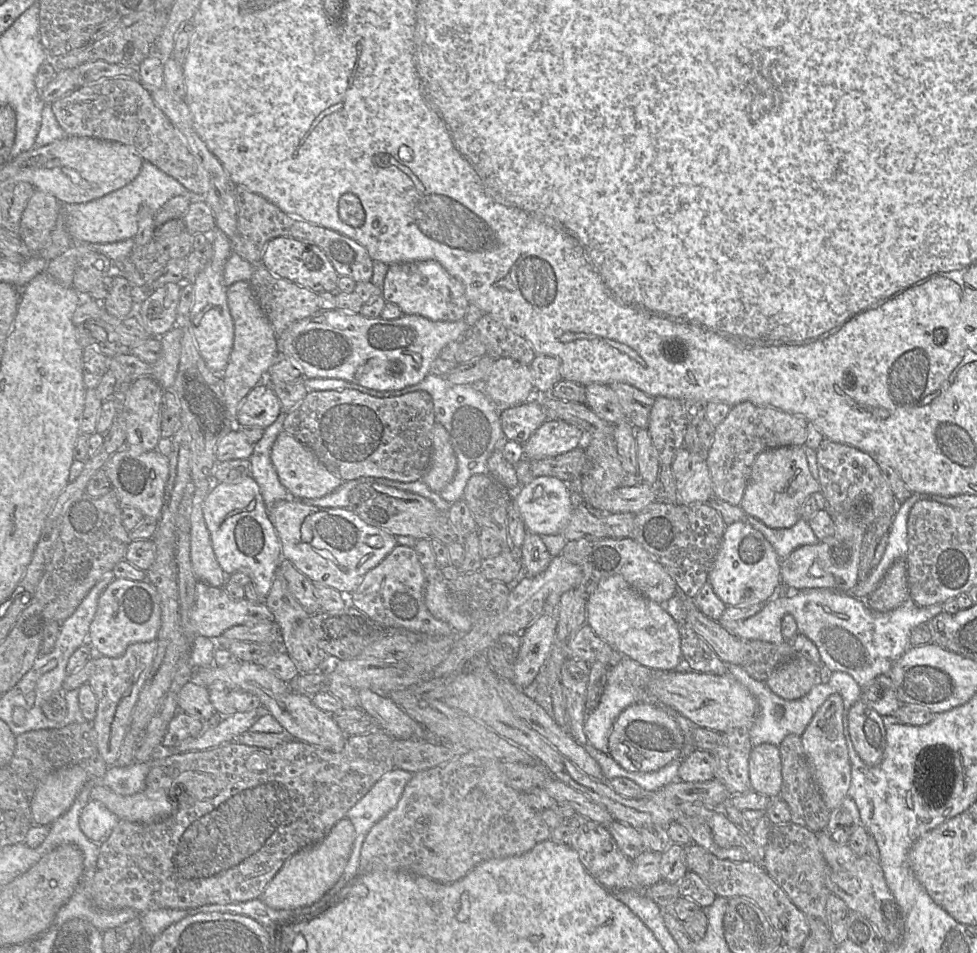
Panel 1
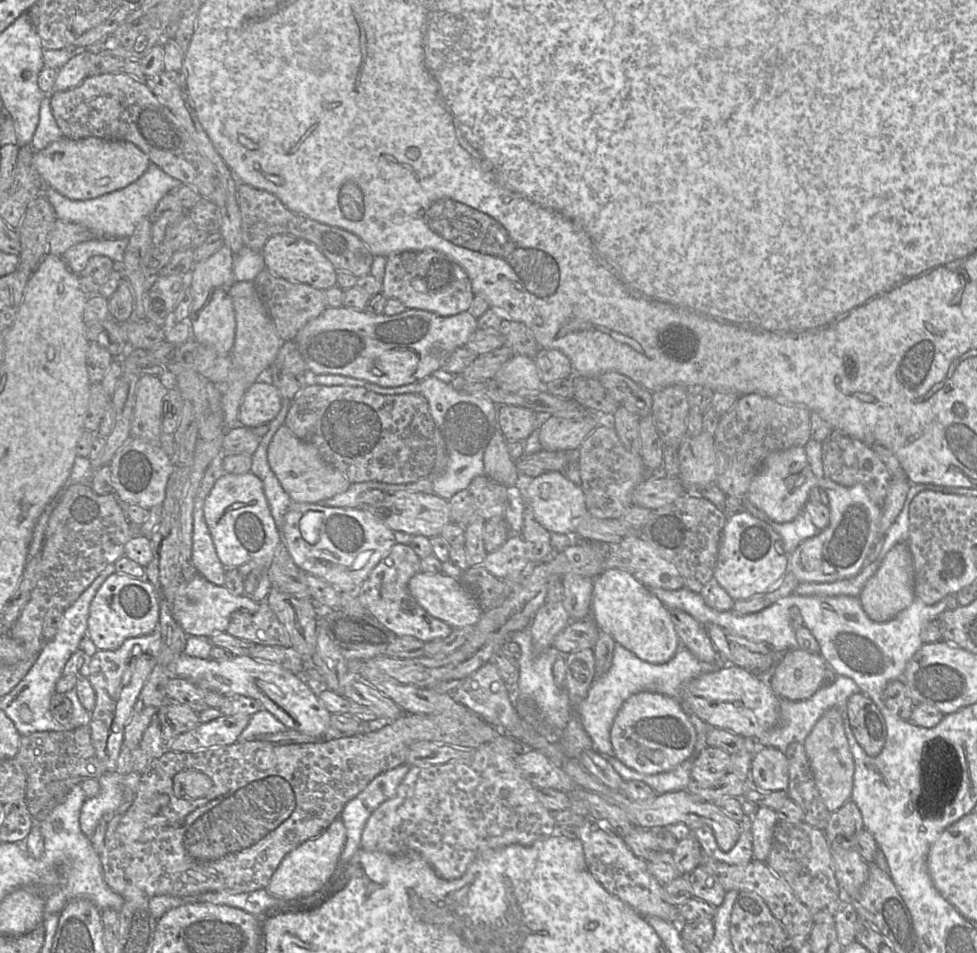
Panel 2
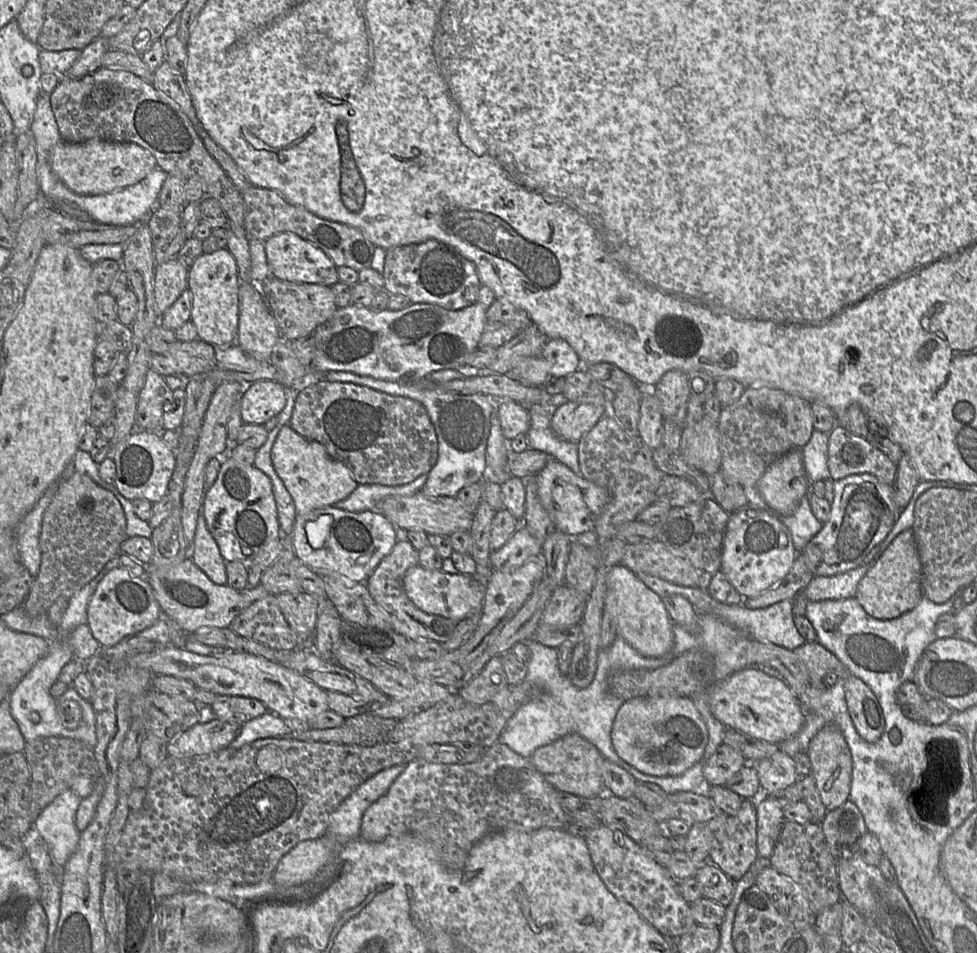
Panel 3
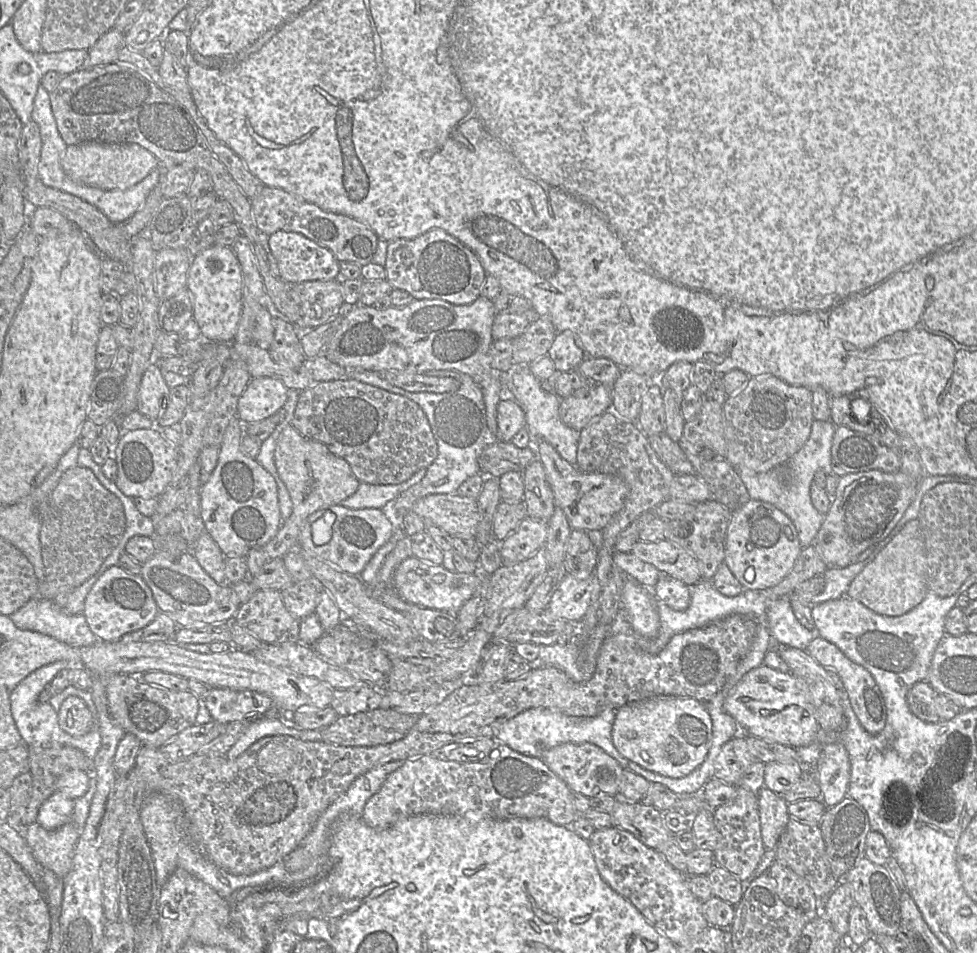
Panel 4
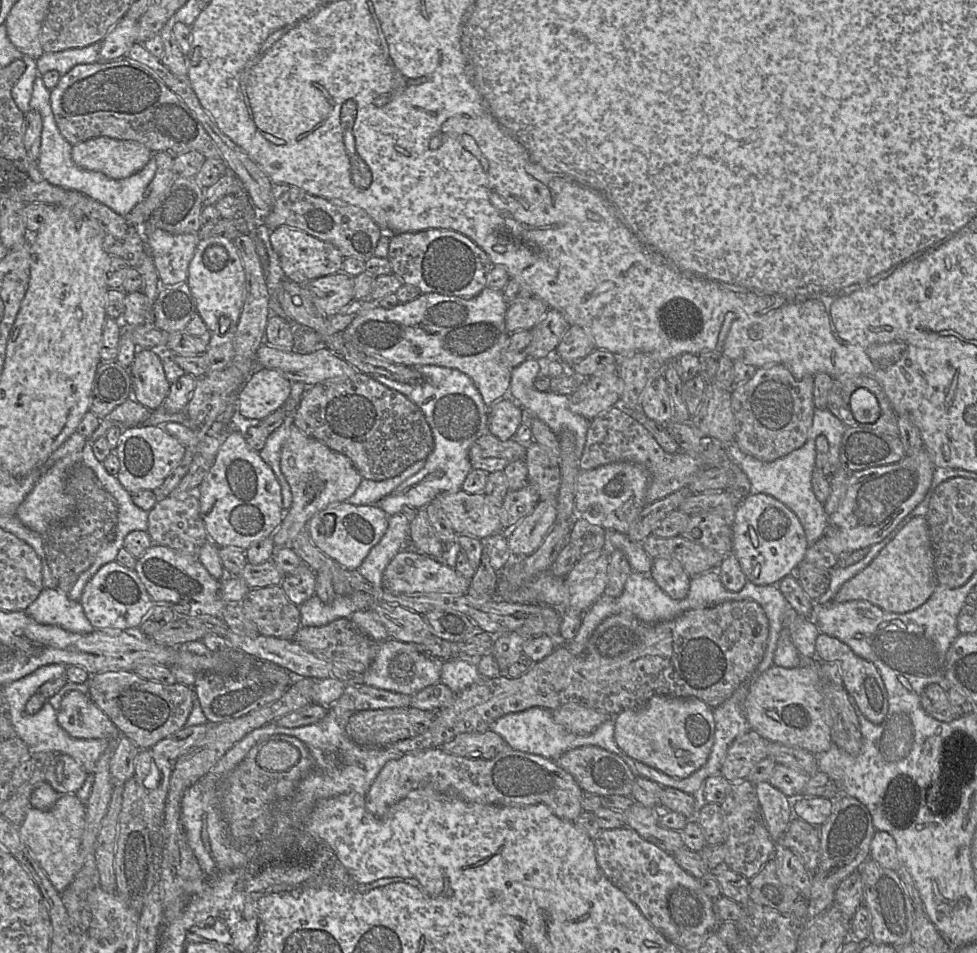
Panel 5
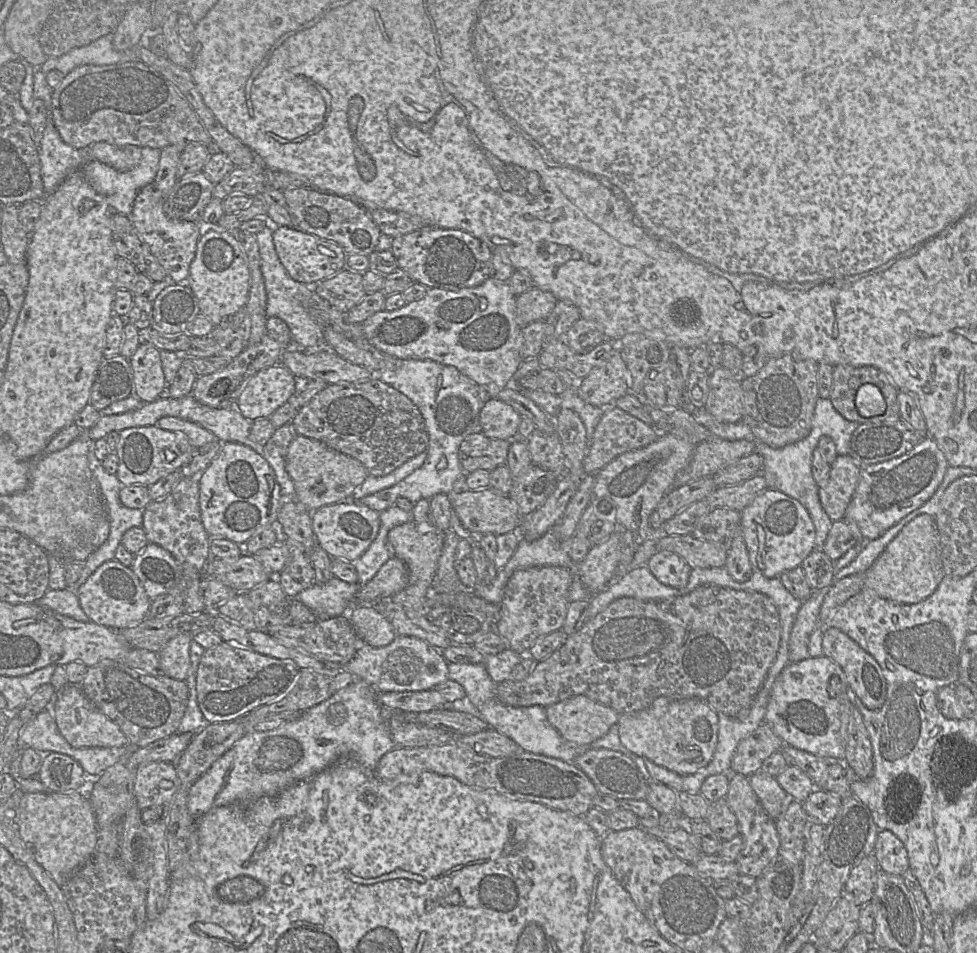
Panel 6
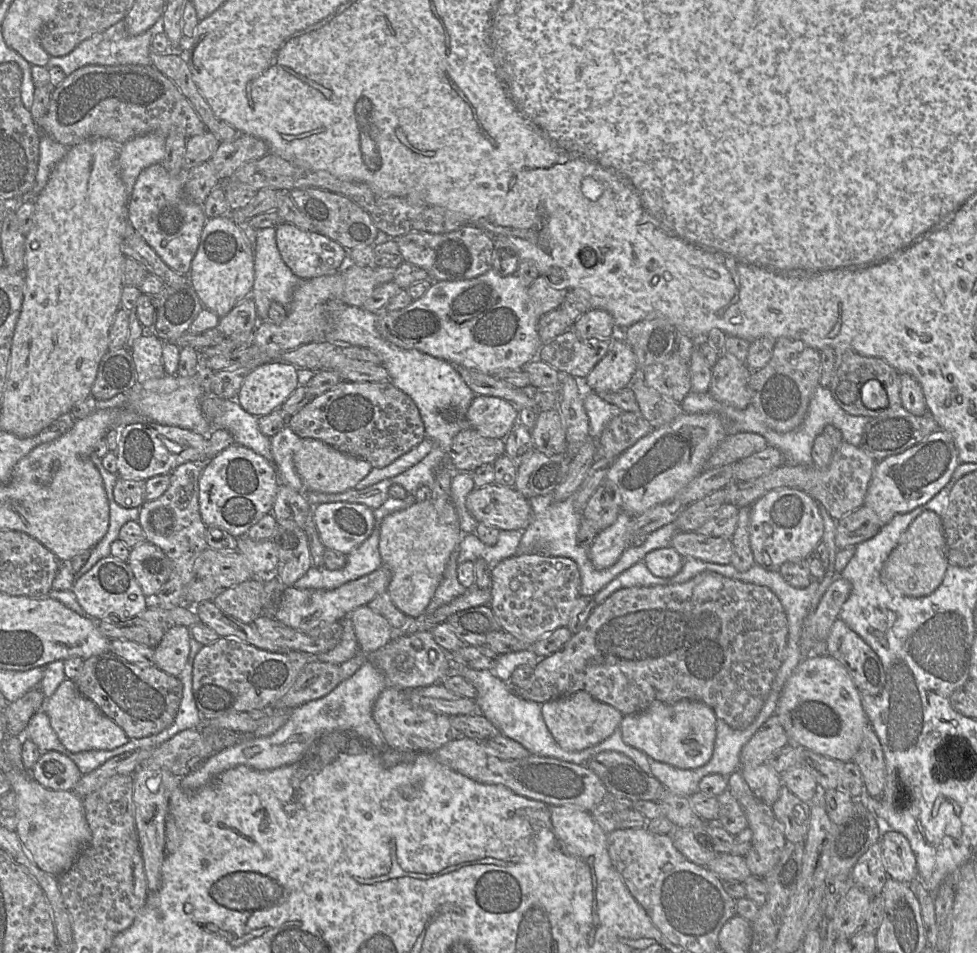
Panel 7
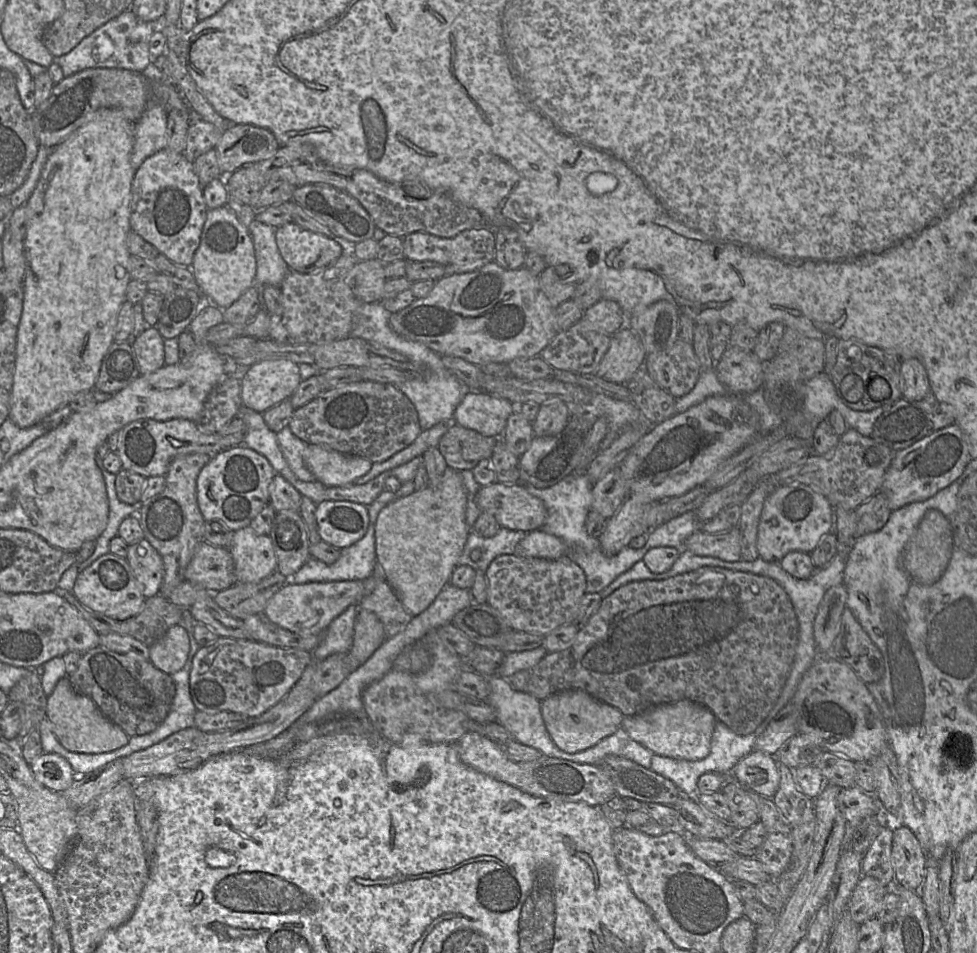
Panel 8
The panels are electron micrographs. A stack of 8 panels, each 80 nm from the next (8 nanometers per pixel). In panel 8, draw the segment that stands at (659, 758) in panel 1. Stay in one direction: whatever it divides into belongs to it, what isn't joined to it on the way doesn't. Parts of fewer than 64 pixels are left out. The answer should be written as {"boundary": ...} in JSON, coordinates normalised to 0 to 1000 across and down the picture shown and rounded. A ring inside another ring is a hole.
{"boundary":[[[707,735],[676,739],[649,751],[639,751],[636,762],[644,773],[669,791],[713,799],[725,793],[734,753],[729,746]]]}

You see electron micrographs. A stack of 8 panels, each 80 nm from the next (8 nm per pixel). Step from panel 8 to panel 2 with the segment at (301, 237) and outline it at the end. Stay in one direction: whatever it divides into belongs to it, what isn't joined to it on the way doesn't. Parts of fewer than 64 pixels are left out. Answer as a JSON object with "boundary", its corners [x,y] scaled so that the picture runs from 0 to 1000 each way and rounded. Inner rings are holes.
{"boundary":[[[284,246],[272,253],[268,267],[272,282],[282,290],[329,304],[345,299],[345,283],[319,254],[300,247]]]}

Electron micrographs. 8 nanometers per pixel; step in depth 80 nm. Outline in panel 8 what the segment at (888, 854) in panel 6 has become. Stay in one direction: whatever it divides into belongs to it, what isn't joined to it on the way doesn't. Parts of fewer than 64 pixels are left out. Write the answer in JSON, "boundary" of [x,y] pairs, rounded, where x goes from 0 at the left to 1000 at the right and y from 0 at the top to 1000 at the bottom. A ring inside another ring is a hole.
{"boundary":[[[921,867],[913,872],[913,930],[917,928],[940,935],[946,923],[948,898],[930,869]]]}

